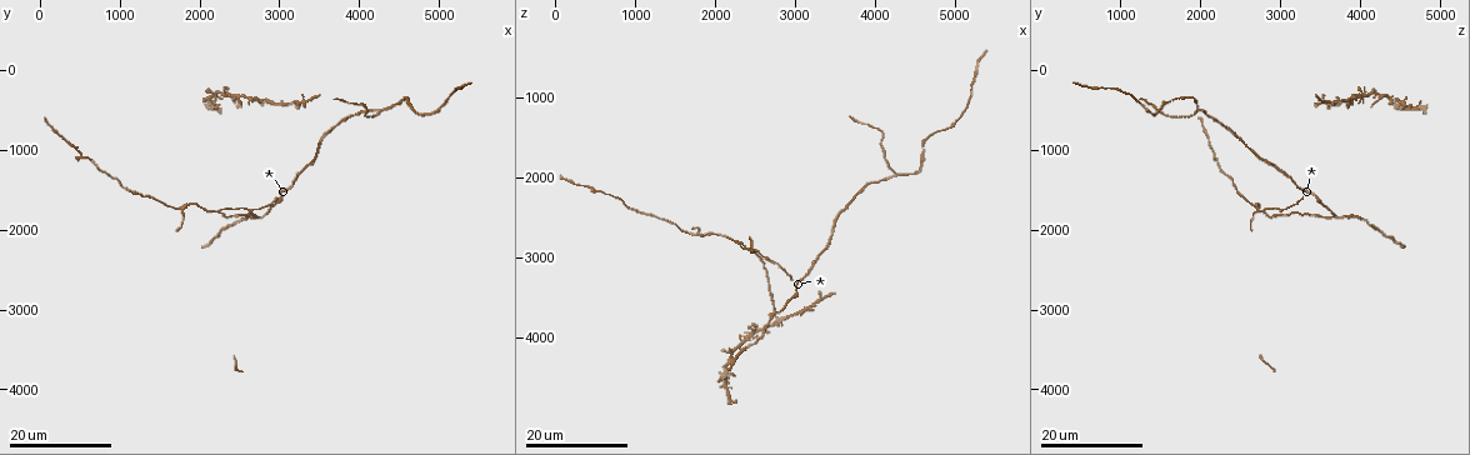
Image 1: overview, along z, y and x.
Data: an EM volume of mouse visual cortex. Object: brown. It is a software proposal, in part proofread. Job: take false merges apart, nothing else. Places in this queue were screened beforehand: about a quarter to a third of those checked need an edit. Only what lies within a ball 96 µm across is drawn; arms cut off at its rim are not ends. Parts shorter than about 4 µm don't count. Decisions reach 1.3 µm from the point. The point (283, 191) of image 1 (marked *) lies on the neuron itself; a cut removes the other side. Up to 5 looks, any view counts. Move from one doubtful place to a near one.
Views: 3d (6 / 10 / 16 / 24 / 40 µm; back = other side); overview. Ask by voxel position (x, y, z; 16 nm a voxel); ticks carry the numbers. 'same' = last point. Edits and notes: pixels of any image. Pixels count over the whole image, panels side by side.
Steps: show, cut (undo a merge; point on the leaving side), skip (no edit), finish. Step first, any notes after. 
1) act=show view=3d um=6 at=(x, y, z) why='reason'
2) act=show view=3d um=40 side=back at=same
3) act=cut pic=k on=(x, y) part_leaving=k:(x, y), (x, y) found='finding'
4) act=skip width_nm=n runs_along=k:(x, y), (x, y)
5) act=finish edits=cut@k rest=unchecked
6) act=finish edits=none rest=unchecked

act=show view=3d um=24 at=(1800, 1750, 2650) why='small branch off a trunk'

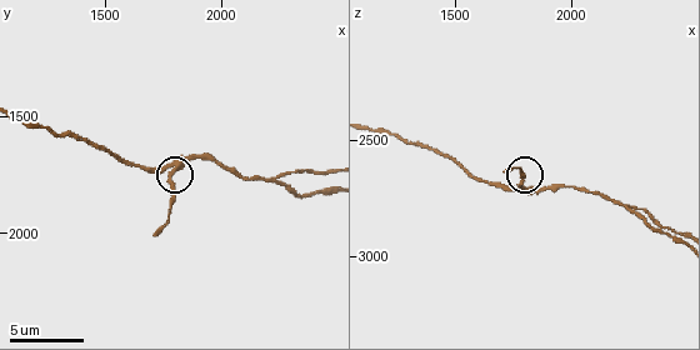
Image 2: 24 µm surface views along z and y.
act=show view=3d um=6 at=(1780, 1760, 2700)

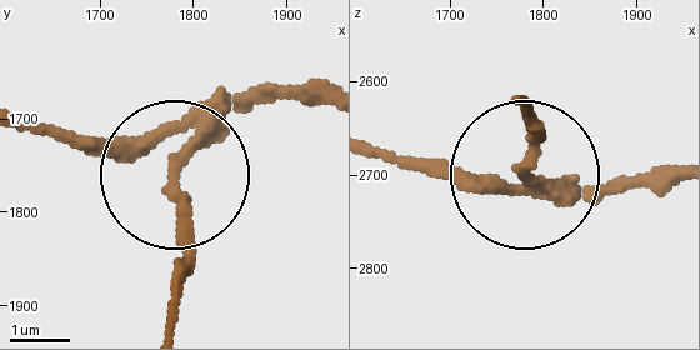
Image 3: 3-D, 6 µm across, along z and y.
act=cut pic=3 on=(176, 191) part_leaving=3:(210, 118), (180, 188), (165, 321) found='a second neuron is stuck on'

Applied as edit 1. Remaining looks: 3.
act=show view=overview why='redraw'

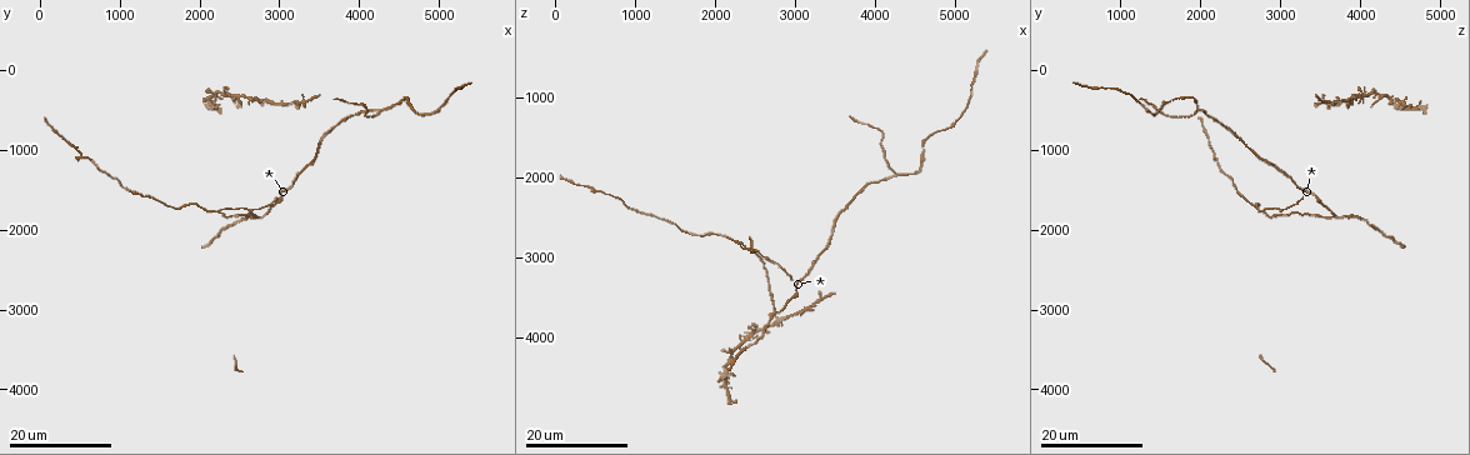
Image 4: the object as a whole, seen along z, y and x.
act=show view=3d um=16 at=(2200, 1800, 2800) why='three-way junction'

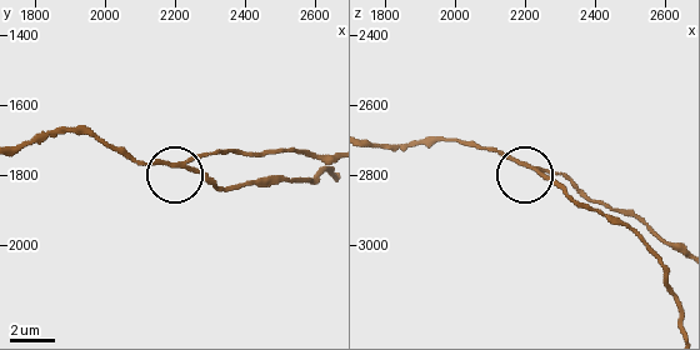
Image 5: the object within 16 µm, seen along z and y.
act=show view=3d um=10 at=(2230, 1770, 2780)

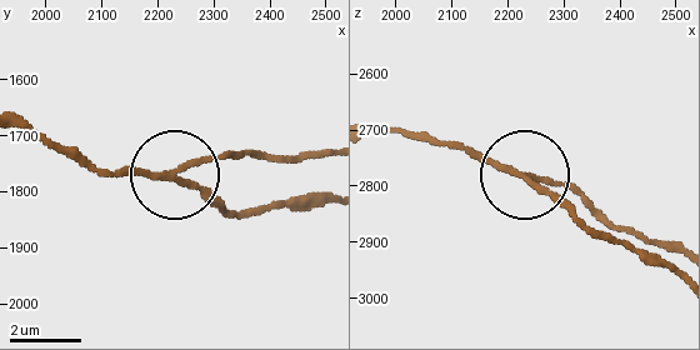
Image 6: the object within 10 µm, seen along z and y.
act=cut pic=6 on=(219, 156) width_nm=160 found='a second neuron is stuck on'

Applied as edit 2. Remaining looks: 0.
act=finish edits=cut@3,cut@6 rest=unchecked

